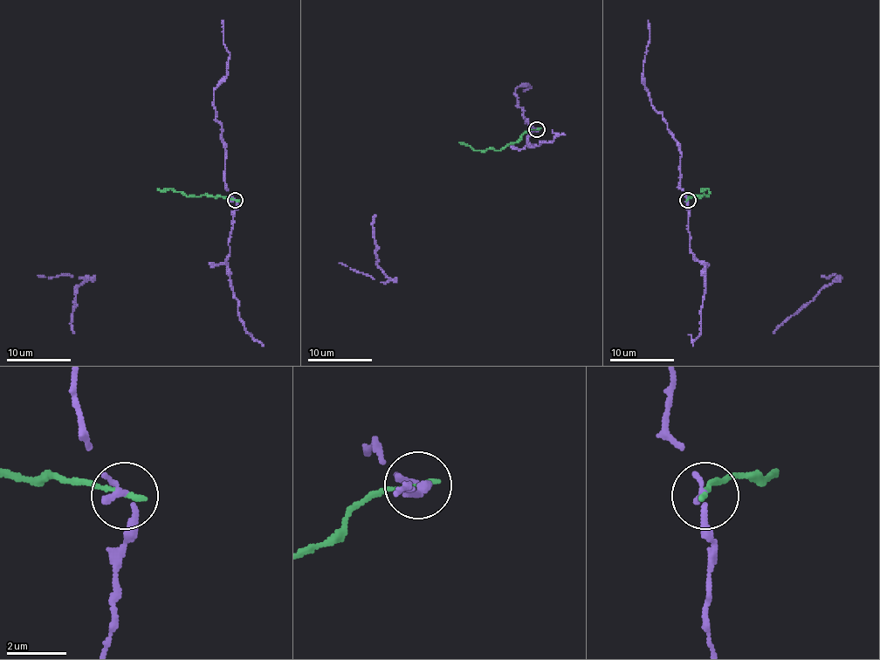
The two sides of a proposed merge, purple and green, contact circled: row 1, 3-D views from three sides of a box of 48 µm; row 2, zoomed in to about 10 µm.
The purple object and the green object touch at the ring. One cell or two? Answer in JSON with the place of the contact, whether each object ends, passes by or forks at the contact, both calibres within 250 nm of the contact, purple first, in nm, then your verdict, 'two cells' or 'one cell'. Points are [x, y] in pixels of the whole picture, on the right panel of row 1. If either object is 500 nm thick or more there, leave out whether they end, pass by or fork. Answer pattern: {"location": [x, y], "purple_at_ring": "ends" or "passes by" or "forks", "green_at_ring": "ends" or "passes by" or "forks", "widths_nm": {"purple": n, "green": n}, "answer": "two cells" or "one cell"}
{"location": [687, 200], "purple_at_ring": "ends", "green_at_ring": "ends", "widths_nm": {"purple": 260, "green": 190}, "answer": "two cells"}

